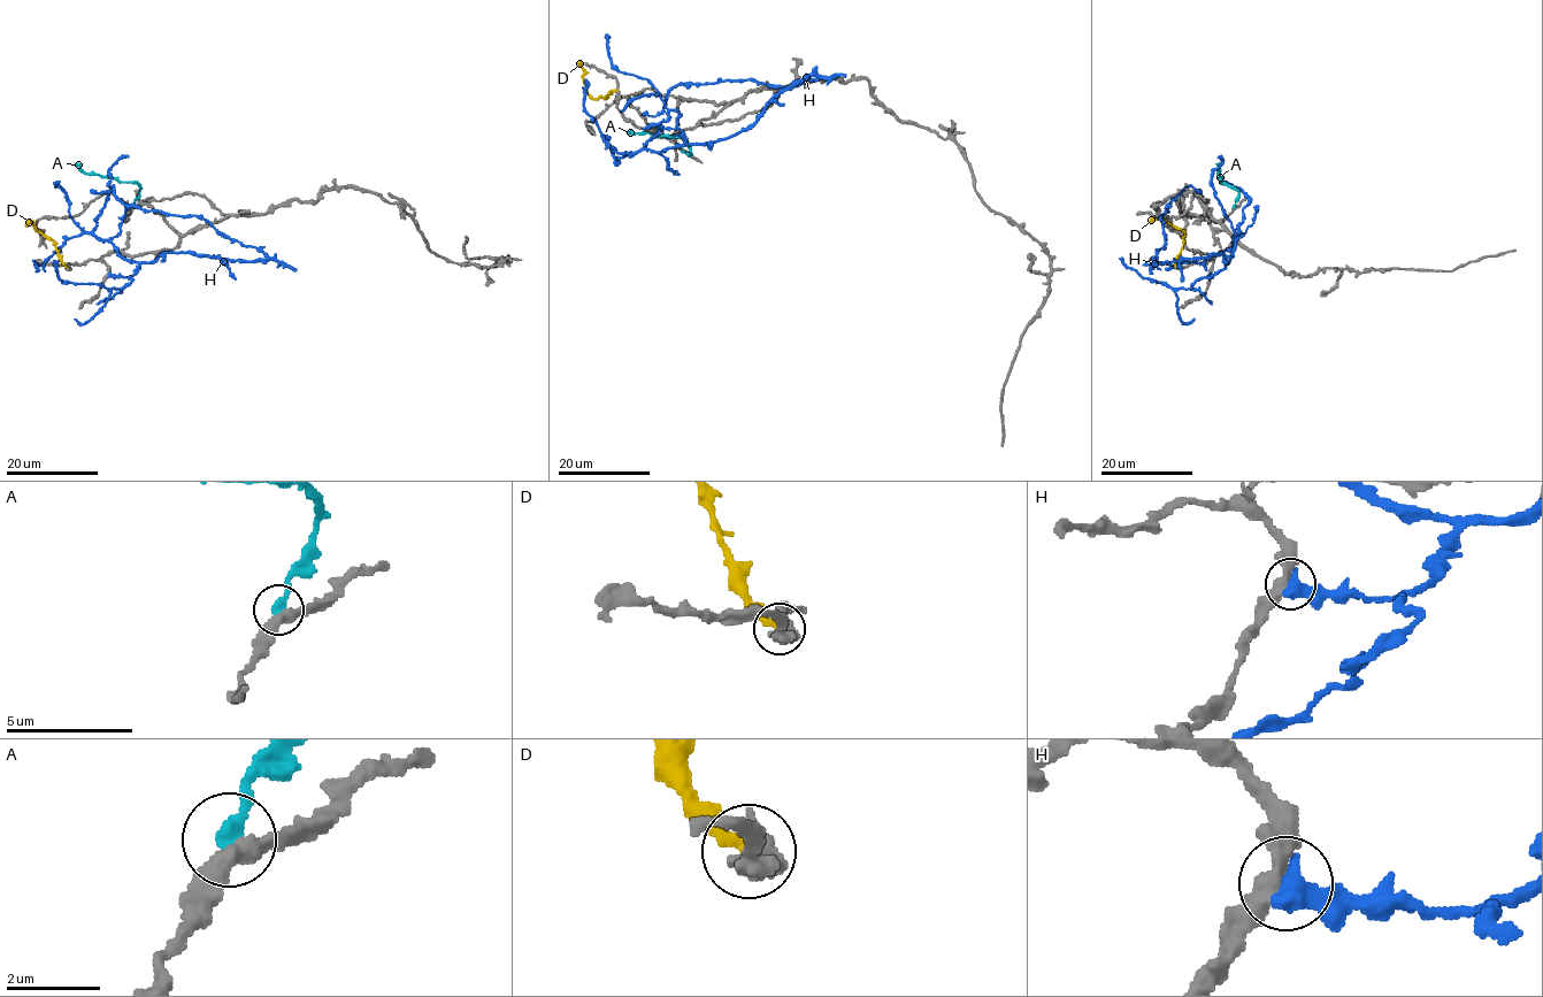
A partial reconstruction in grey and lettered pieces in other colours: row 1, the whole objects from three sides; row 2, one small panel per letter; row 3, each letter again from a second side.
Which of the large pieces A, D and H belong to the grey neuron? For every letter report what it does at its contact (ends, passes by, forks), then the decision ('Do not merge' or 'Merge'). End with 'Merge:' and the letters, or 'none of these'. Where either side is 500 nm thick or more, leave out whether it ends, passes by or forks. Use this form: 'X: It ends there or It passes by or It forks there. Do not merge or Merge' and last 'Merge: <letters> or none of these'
A: It ends there. Do not merge
D: It ends there. Do not merge
H: It ends there. Do not merge
Merge: none of these

